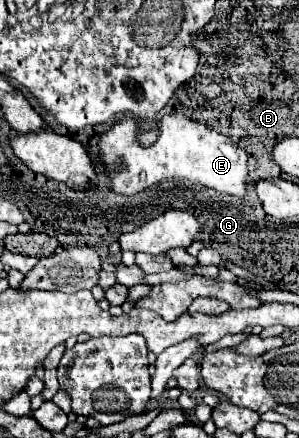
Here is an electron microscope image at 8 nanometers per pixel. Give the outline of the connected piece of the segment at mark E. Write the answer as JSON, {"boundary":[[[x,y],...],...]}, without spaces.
{"boundary":[[[167,114],[159,122],[159,140],[155,146],[141,148],[137,141],[137,121],[129,116],[117,120],[111,130],[99,138],[99,162],[107,174],[109,188],[117,194],[137,194],[163,178],[189,178],[207,188],[243,196],[247,178],[247,154],[235,146],[227,136],[215,132],[211,126],[195,122],[183,114]]]}

